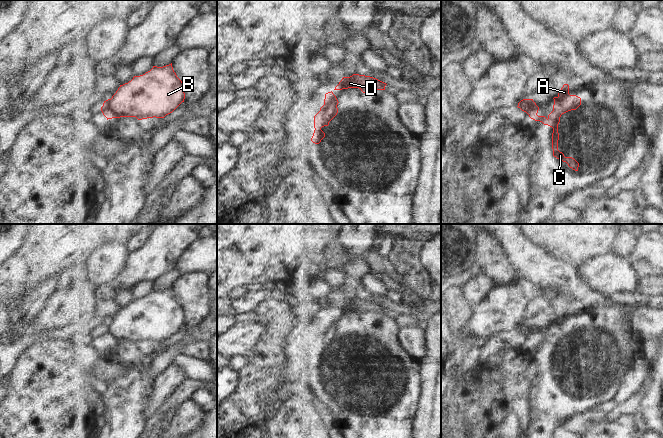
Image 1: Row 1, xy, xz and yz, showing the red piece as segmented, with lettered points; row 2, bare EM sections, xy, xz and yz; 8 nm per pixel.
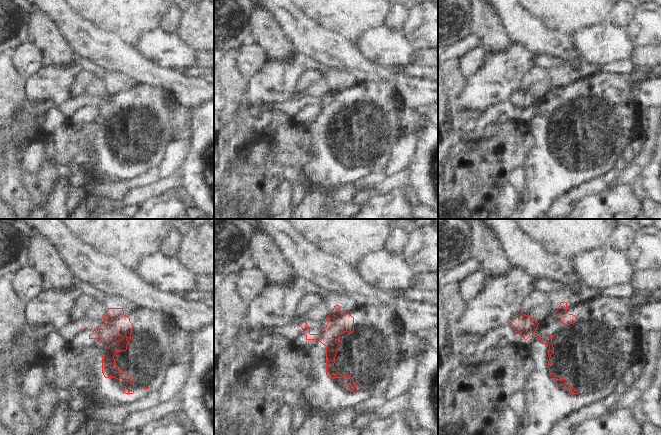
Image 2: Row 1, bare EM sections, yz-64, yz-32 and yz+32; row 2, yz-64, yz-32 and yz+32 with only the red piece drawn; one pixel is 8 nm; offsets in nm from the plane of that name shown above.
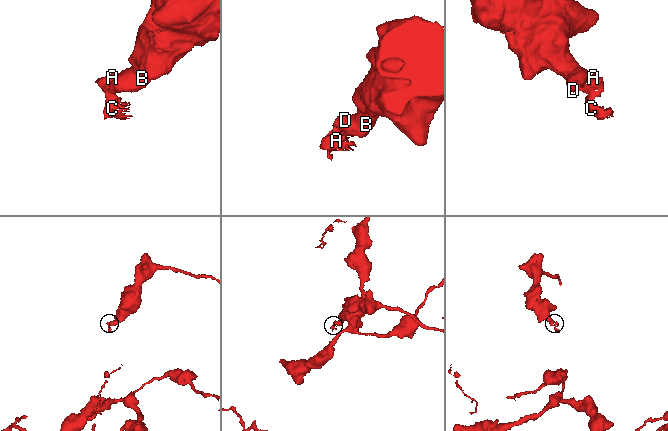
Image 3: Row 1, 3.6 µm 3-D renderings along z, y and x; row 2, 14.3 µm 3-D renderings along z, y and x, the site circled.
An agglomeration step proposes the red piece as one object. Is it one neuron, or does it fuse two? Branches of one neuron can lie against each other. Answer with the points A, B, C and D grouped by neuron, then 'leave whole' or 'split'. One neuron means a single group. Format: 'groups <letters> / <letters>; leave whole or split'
groups A C / B D; split

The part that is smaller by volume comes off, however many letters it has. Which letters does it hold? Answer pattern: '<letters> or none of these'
A, C

